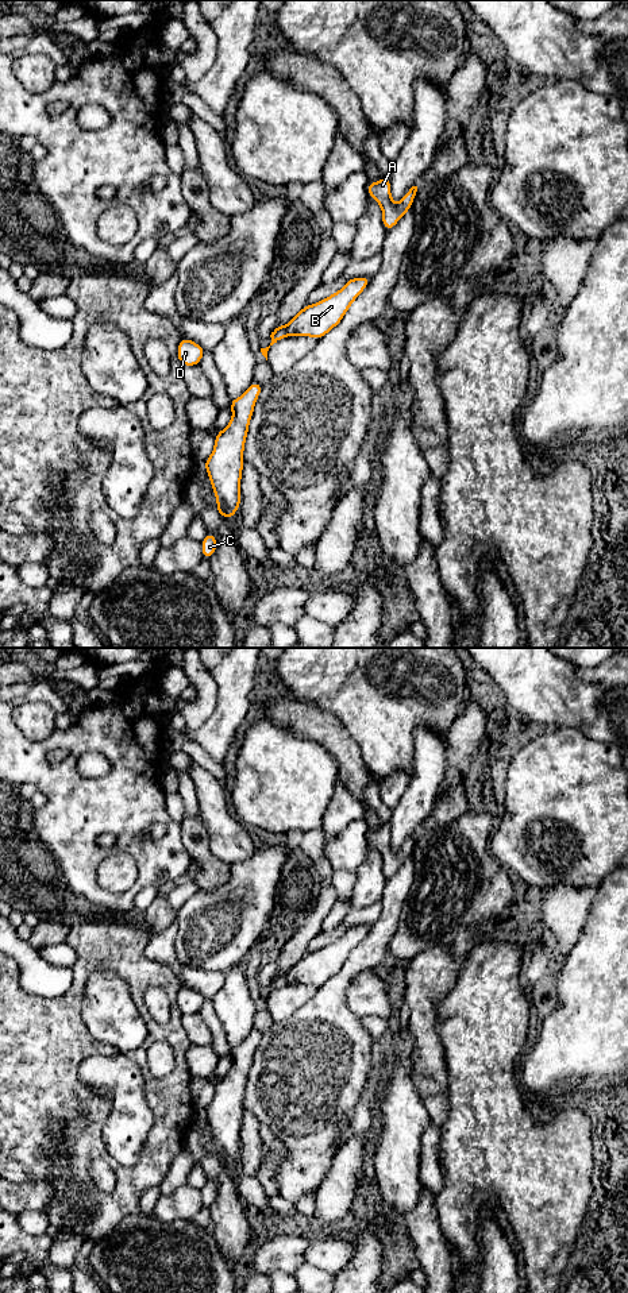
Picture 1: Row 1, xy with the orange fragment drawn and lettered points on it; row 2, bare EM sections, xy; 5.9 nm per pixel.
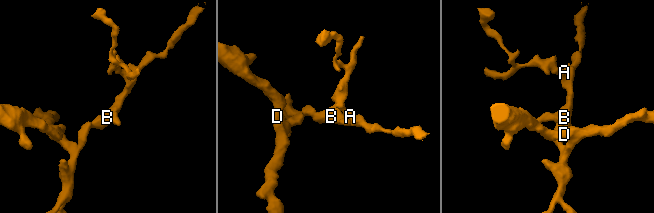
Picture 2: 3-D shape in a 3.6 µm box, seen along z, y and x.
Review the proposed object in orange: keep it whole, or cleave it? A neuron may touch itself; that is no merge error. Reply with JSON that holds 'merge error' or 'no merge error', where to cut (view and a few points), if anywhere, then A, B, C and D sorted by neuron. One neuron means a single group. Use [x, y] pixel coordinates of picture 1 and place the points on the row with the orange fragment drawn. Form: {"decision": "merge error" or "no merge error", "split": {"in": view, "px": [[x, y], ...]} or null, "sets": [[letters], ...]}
{"decision": "merge error", "split": {"in": "xy", "px": [[285, 325], [288, 335]]}, "sets": [["A", "B"], ["C", "D"]]}

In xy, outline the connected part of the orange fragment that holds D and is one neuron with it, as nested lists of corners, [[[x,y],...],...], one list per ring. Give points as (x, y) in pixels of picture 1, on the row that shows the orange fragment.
[[[180,339],[177,356],[184,366],[199,366],[205,350],[190,339]]]

